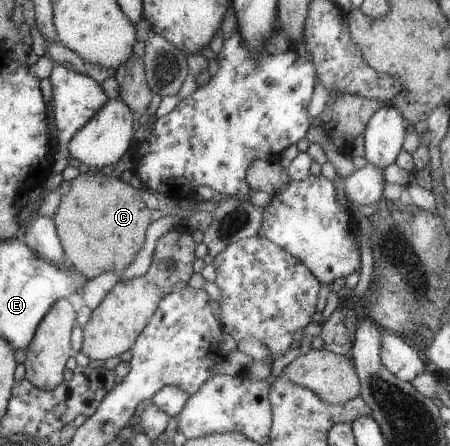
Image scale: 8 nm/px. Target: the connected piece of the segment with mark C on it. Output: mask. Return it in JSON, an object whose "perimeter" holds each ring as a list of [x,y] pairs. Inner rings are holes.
{"perimeter":[[[89,170],[79,173],[70,182],[69,190],[61,195],[59,205],[51,218],[67,264],[87,280],[95,278],[103,271],[123,271],[143,247],[145,231],[150,224],[149,209],[141,199],[140,189],[133,189],[108,171]]]}

